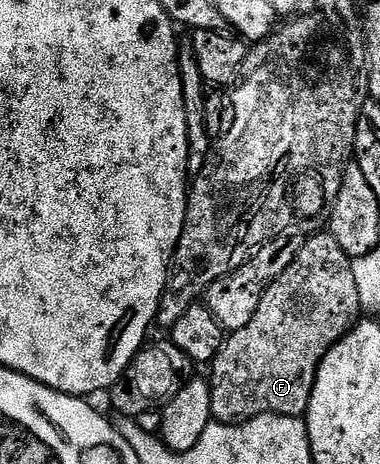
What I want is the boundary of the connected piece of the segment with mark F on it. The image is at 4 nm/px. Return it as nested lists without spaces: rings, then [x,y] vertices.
[[[318,232],[307,237],[300,252],[288,264],[284,272],[264,292],[256,316],[244,324],[244,328],[233,331],[223,341],[220,352],[209,367],[210,395],[212,396],[212,418],[215,422],[225,422],[236,426],[256,416],[283,414],[302,418],[310,407],[310,397],[316,384],[318,366],[328,356],[328,352],[354,329],[363,313],[360,288],[356,288],[354,263],[340,248],[340,244],[329,232]]]

